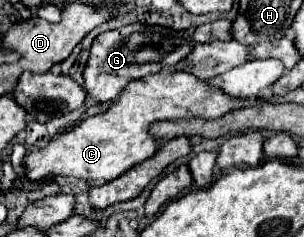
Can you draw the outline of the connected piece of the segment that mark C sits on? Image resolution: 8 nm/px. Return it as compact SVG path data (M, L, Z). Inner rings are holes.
M176 71L172 75L148 75L144 79L128 83L116 103L106 113L84 119L80 125L58 135L50 141L48 147L28 153L26 177L32 181L50 177L50 175L72 175L90 179L94 183L104 183L120 177L124 171L152 157L160 141L152 135L150 125L162 119L188 119L188 117L206 117L216 119L226 115L232 109L244 107L244 99L228 99L222 91L212 91L208 81L198 81L188 71ZM204 107L230 107L230 109L204 109Z

